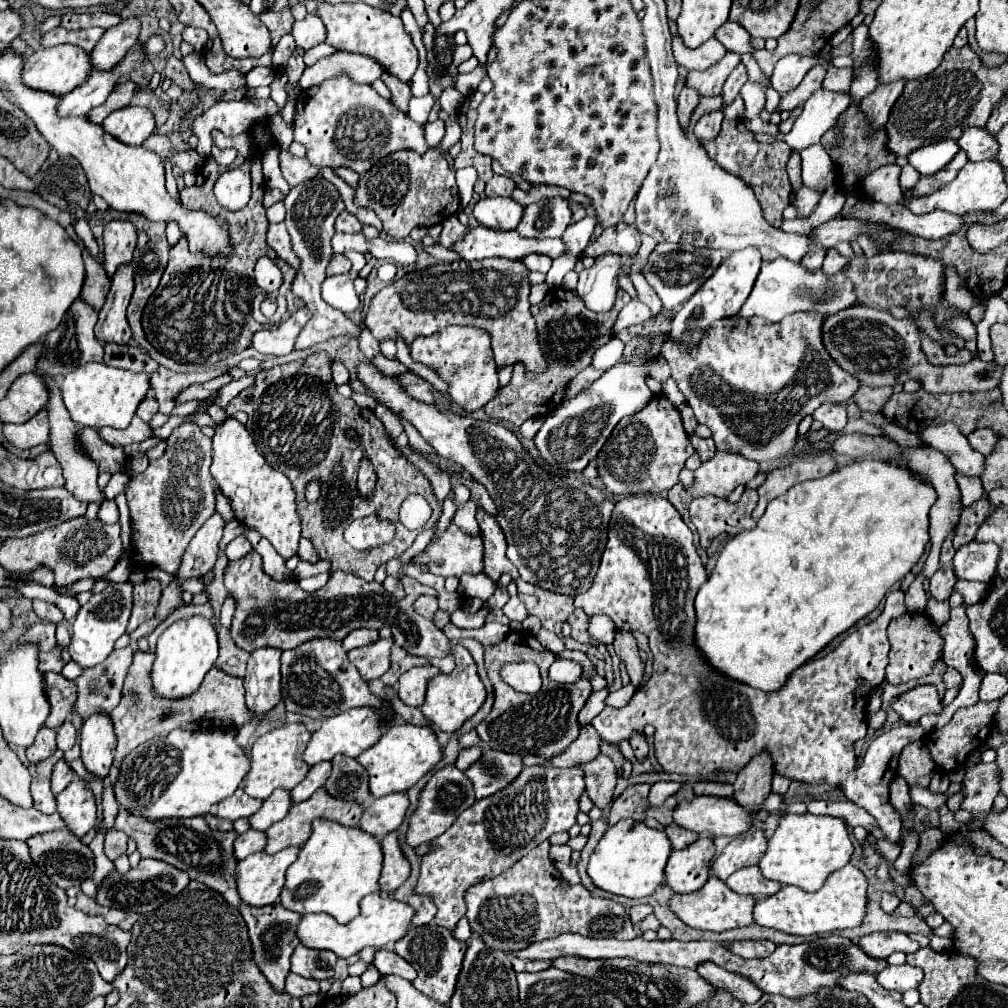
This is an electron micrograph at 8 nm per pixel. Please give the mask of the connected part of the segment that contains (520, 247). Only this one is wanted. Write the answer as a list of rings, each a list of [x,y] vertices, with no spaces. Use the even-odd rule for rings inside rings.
[[[487,227],[469,229],[453,247],[463,261],[485,259],[485,257],[505,257],[523,259],[531,253],[543,253],[549,257],[559,257],[563,253],[561,239],[523,239],[517,231],[493,231]]]

